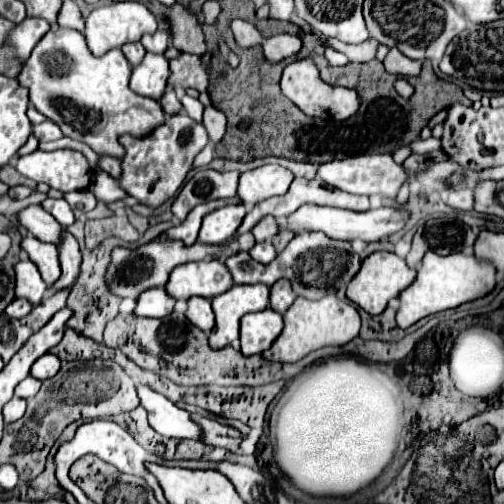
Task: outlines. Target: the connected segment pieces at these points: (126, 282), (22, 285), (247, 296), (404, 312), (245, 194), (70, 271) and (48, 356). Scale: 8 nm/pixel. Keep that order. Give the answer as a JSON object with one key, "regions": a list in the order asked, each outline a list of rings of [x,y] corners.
{"regions":[[[[153,239],[149,243],[143,243],[135,249],[127,249],[127,247],[115,247],[111,251],[111,263],[107,265],[105,271],[105,283],[109,287],[109,293],[117,295],[117,297],[129,297],[133,301],[137,301],[137,297],[151,289],[151,287],[161,287],[167,283],[169,273],[173,267],[187,263],[187,261],[203,261],[203,259],[227,259],[231,255],[235,255],[237,251],[227,243],[219,245],[219,247],[207,247],[203,243],[193,243],[191,247],[179,243],[179,241],[161,241],[161,239]]],[[[21,251],[19,261],[13,265],[15,269],[15,295],[29,299],[33,305],[39,305],[43,299],[47,285],[43,283],[37,265]]],[[[259,283],[259,285],[233,285],[229,291],[213,297],[211,307],[215,313],[215,327],[209,333],[209,345],[215,349],[223,349],[227,345],[237,347],[239,345],[239,319],[245,313],[263,311],[265,307],[269,307],[269,287],[263,283]]],[[[427,251],[421,267],[417,271],[415,281],[403,293],[399,293],[397,327],[407,329],[427,315],[481,299],[487,293],[491,293],[493,287],[495,287],[495,267],[491,263],[479,261],[473,255],[467,257],[463,253],[451,253],[451,255],[441,257],[433,251]]],[[[261,165],[257,169],[241,173],[237,195],[241,203],[251,209],[255,203],[287,193],[293,181],[293,173],[281,165]]],[[[63,231],[63,243],[57,243],[59,249],[59,263],[61,263],[61,277],[53,283],[53,291],[71,287],[75,283],[75,279],[79,277],[79,267],[81,267],[81,253],[79,253],[79,245],[77,239]]],[[[45,353],[43,357],[39,357],[33,367],[31,367],[31,377],[39,379],[39,381],[45,381],[49,377],[53,377],[57,371],[59,371],[59,359],[53,355],[53,353]]]]}

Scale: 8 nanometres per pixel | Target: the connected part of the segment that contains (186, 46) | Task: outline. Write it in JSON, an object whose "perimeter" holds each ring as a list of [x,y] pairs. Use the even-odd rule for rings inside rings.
{"perimeter":[[[181,13],[173,19],[173,45],[183,53],[205,53],[205,39],[201,23],[193,13]]]}

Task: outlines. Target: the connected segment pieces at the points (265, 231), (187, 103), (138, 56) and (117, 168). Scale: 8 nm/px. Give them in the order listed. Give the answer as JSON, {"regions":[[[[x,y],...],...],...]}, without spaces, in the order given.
{"regions":[[[[265,215],[265,217],[251,229],[251,233],[255,235],[255,241],[271,239],[277,231],[279,231],[279,225],[277,225],[277,219],[275,219],[273,215]]],[[[185,95],[185,97],[181,99],[181,103],[183,103],[183,109],[185,109],[185,113],[187,113],[189,117],[197,122],[202,122],[203,104],[199,99],[193,99],[193,97]]],[[[127,43],[127,45],[123,45],[121,47],[121,51],[123,51],[123,55],[125,55],[125,59],[135,67],[135,65],[139,65],[141,63],[141,59],[143,59],[143,55],[145,55],[145,49],[143,49],[143,45],[141,43]]],[[[101,157],[98,167],[115,179],[121,175],[121,165],[119,165],[119,159],[115,159],[115,157]]]]}

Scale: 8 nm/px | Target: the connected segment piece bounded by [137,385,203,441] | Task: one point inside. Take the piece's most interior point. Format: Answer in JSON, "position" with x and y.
{"position":[166,418]}

